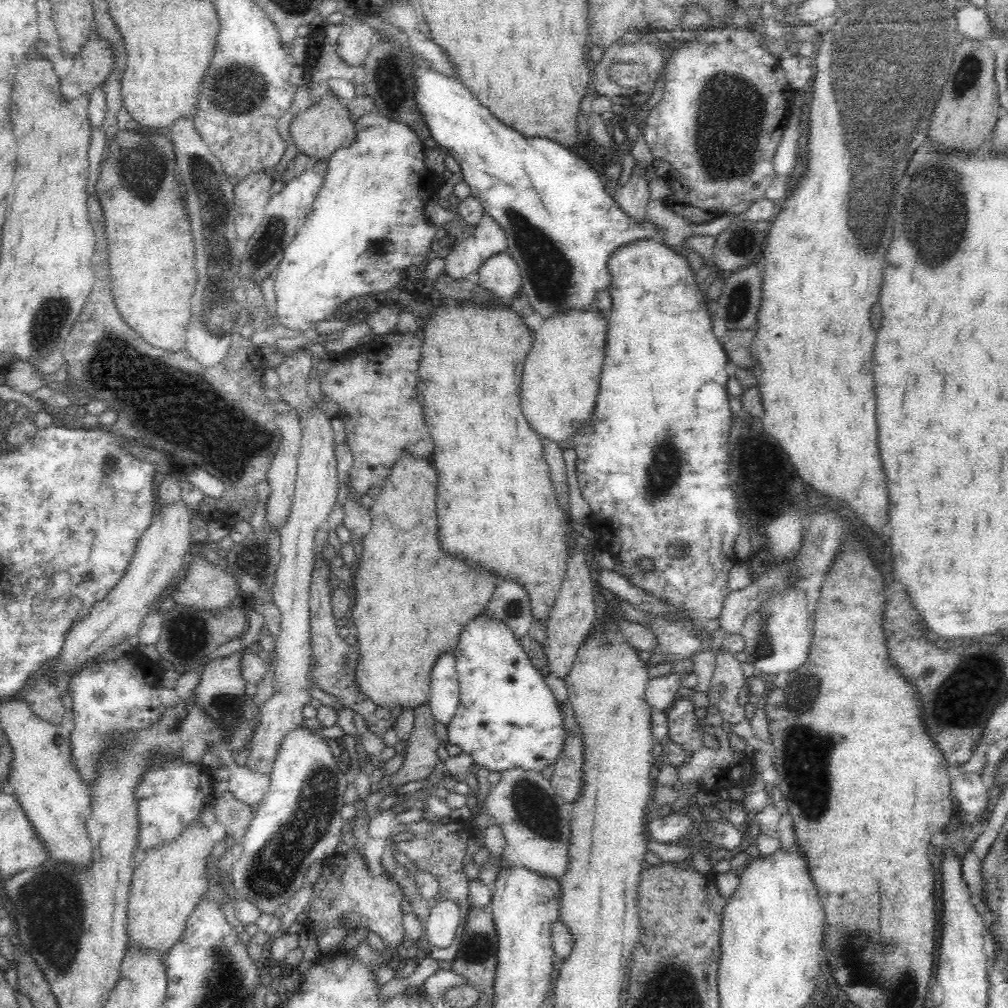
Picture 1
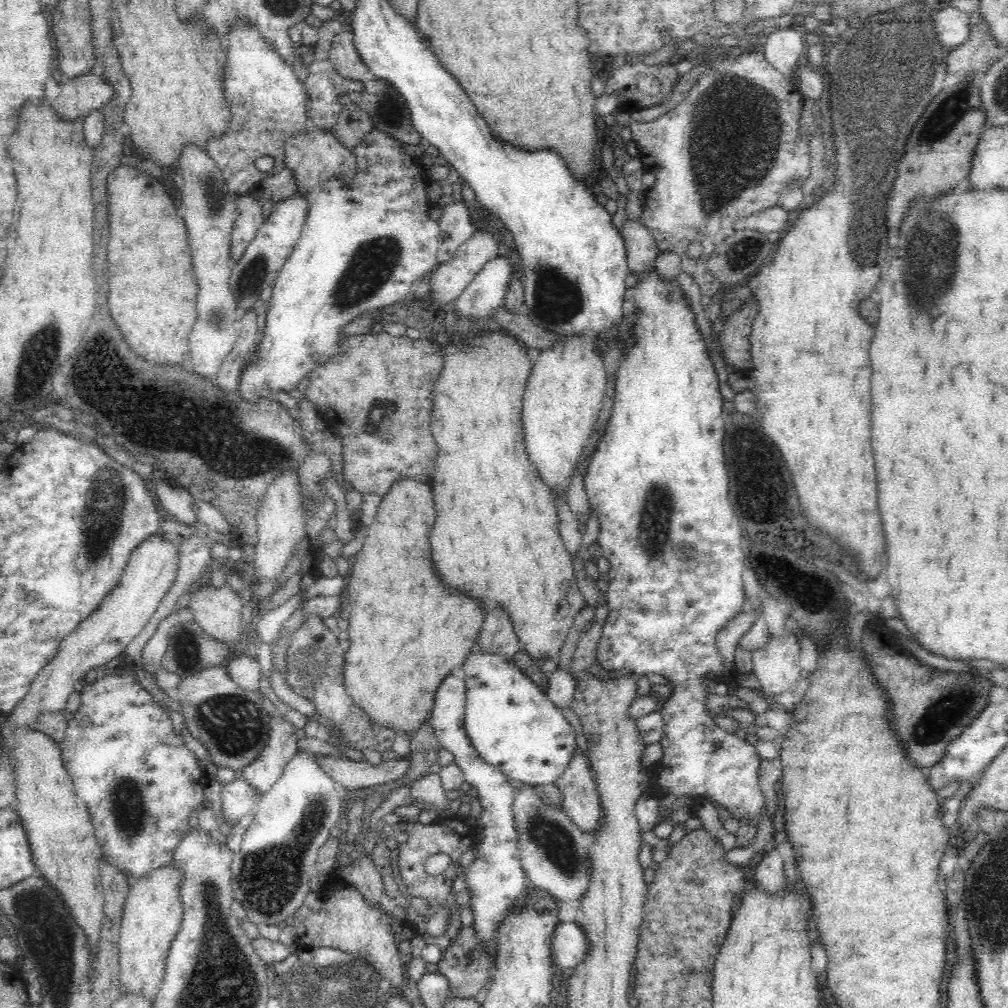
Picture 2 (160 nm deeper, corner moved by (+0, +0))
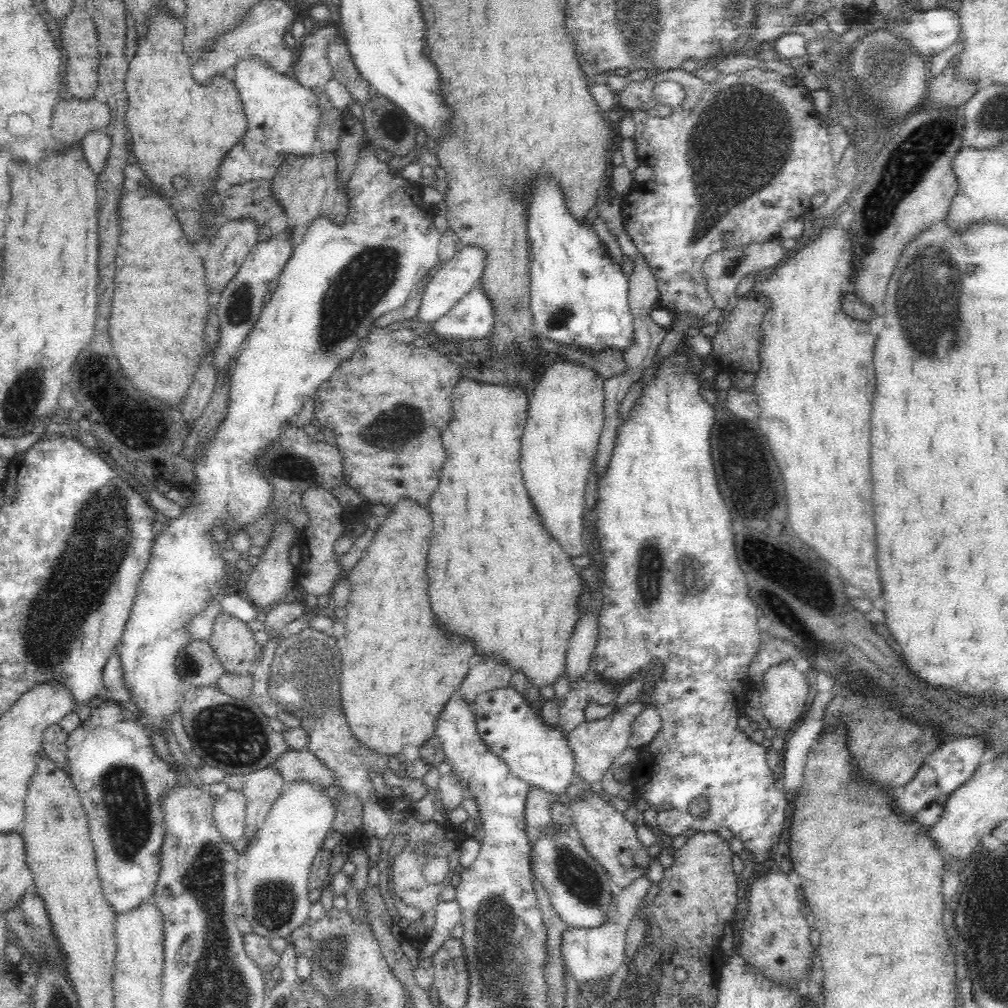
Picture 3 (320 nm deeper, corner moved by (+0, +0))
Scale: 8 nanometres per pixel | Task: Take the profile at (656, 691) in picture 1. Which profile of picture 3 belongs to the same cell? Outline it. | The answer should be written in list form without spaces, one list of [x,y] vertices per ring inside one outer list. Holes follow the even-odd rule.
[[[640,704],[627,705],[620,712],[611,712],[609,716],[602,718],[602,720],[584,722],[578,727],[575,727],[567,736],[568,747],[574,753],[573,770],[575,776],[584,779],[590,786],[600,782],[602,777],[613,765],[616,757],[629,747],[628,742],[630,742],[631,725],[639,716],[640,710],[644,708],[645,706]]]

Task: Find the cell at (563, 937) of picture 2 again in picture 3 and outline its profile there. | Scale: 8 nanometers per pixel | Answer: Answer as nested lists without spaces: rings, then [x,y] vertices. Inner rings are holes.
[[[644,875],[637,878],[630,886],[617,890],[614,896],[616,911],[603,925],[591,929],[569,927],[564,931],[561,939],[563,962],[570,968],[572,976],[580,985],[584,982],[609,980],[615,972],[618,972],[626,957],[624,952],[626,930],[650,885],[651,882]]]

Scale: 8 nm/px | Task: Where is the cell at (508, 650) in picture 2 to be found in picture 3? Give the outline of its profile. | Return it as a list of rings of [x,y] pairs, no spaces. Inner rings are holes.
[[[499,658],[476,659],[476,666],[468,672],[460,686],[459,697],[463,702],[475,707],[480,694],[490,694],[494,690],[504,690],[510,686],[513,672]]]

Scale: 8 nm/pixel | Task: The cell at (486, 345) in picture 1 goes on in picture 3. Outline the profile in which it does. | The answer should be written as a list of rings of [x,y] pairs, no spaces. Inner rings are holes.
[[[465,377],[458,381],[452,393],[453,417],[448,426],[443,428],[441,439],[446,448],[446,462],[440,471],[439,485],[430,497],[428,509],[432,517],[434,534],[431,538],[430,554],[428,554],[428,594],[430,594],[430,604],[432,612],[438,618],[438,622],[456,636],[466,636],[466,639],[474,645],[476,649],[476,659],[481,658],[499,658],[513,674],[524,674],[525,678],[537,689],[540,690],[546,686],[553,686],[559,677],[565,674],[565,659],[567,642],[574,632],[577,613],[579,612],[579,599],[582,587],[580,587],[580,575],[578,568],[572,565],[570,556],[562,550],[558,541],[548,529],[542,525],[538,518],[538,513],[530,501],[528,491],[524,486],[521,471],[521,438],[527,421],[528,398],[524,390],[518,386],[494,386],[494,384],[482,384],[472,382]]]

